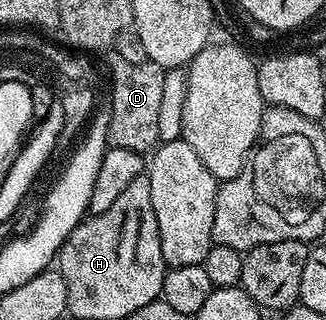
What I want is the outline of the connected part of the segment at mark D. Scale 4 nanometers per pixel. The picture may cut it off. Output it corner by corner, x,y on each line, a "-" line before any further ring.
116,57
114,61
111,66
111,110
107,120
108,143
146,155
160,145
157,116
161,109
161,92
165,89
165,71
150,60
129,64
129,60

